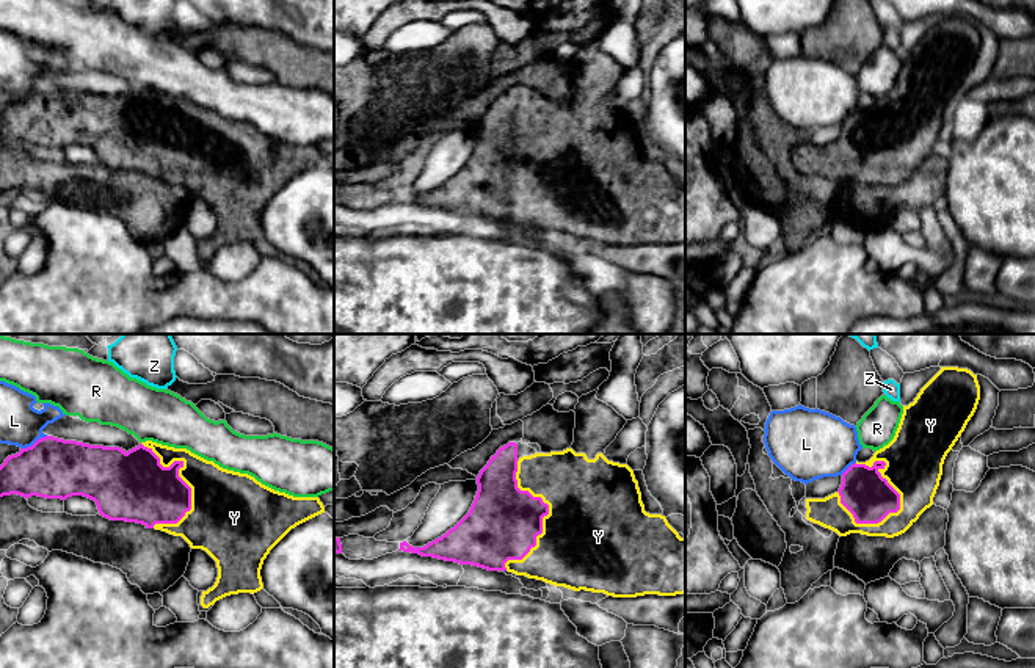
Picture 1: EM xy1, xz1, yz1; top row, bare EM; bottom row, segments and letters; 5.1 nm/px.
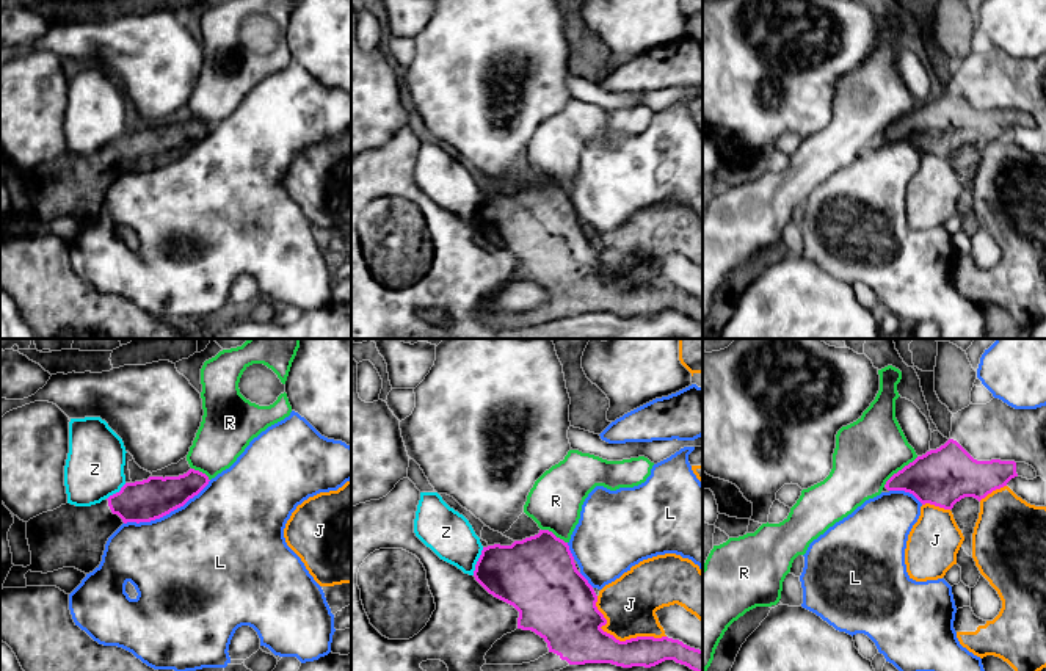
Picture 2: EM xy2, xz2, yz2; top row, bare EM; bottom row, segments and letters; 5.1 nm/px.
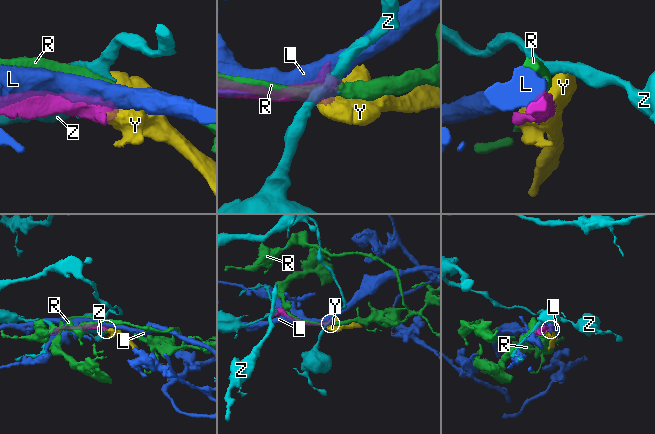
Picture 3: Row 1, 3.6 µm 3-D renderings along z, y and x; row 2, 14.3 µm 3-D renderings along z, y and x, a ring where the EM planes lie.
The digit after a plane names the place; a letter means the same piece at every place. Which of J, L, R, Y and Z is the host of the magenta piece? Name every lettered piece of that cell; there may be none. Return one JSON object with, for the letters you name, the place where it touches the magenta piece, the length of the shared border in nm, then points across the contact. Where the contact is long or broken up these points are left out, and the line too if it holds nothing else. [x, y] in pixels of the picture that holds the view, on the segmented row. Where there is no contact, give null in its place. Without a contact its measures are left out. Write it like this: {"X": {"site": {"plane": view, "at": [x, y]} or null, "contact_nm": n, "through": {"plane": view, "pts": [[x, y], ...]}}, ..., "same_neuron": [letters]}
{"Y": {"site": {"plane": "yz1", "at": [886, 482]}, "contact_nm": 360}, "same_neuron": ["Y"]}

